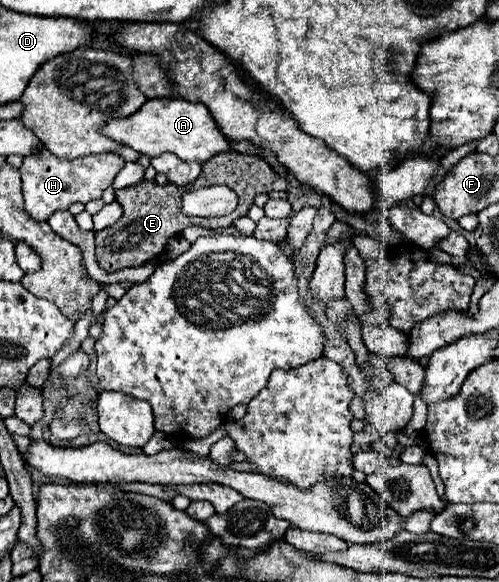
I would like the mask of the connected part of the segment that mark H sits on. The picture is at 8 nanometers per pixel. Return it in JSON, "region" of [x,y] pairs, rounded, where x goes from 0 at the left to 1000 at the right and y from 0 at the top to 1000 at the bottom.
{"region":[[[84,256],[80,263],[52,270],[40,287],[48,356],[64,376],[96,380],[104,366],[136,359],[144,349],[176,349],[184,342],[200,342],[204,328],[224,318],[228,304],[240,297],[244,287],[248,273],[232,263],[200,263],[132,277],[100,266],[96,256]]]}

